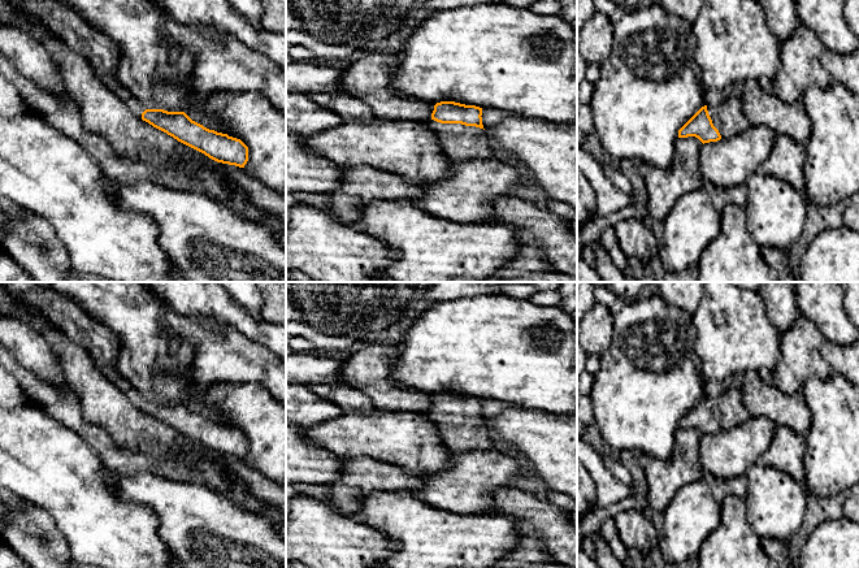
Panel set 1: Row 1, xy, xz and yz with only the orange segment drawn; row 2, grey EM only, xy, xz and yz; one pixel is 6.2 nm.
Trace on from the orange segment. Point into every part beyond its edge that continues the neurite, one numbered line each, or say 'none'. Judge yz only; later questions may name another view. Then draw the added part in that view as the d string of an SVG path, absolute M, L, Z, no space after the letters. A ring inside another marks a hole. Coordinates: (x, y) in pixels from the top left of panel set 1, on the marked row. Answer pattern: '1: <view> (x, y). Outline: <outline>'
1: yz (728, 117). Outline: M732 95L720 104L707 105L708 114L721 138L730 138L743 133L749 122L743 113L741 97Z

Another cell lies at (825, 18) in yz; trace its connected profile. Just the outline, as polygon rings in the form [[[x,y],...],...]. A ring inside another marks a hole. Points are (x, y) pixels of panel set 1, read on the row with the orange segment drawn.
[[[795,0],[795,6],[799,21],[816,34],[825,49],[850,55],[858,48],[845,19],[843,0]]]

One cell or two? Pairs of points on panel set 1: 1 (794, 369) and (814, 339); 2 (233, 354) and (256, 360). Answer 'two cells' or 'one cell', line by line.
1: one cell
2: one cell

